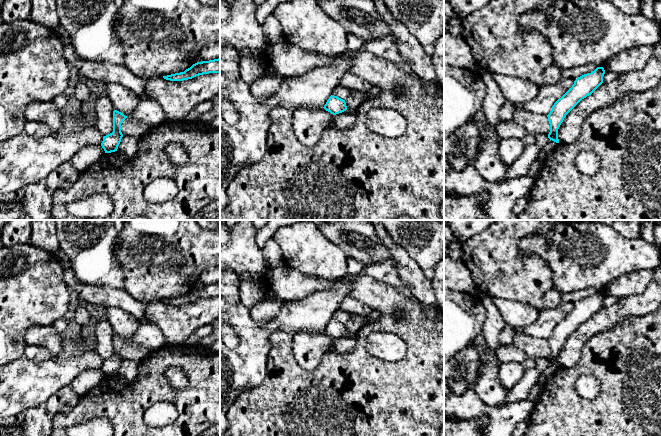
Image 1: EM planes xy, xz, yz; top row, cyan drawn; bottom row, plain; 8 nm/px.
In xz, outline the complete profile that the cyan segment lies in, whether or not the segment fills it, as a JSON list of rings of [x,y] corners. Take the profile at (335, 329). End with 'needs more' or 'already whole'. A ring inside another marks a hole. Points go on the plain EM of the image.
[[[334,319],[329,321],[323,332],[333,339],[342,337],[347,334],[345,324]]]; already whole

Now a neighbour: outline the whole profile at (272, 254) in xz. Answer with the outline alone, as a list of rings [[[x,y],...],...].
[[[270,239],[265,243],[262,253],[268,269],[275,269],[285,266],[282,251],[274,240]]]

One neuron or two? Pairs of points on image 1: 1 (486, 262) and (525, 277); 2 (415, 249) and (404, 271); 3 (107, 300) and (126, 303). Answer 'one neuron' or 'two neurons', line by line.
1: one neuron
2: two neurons
3: one neuron

